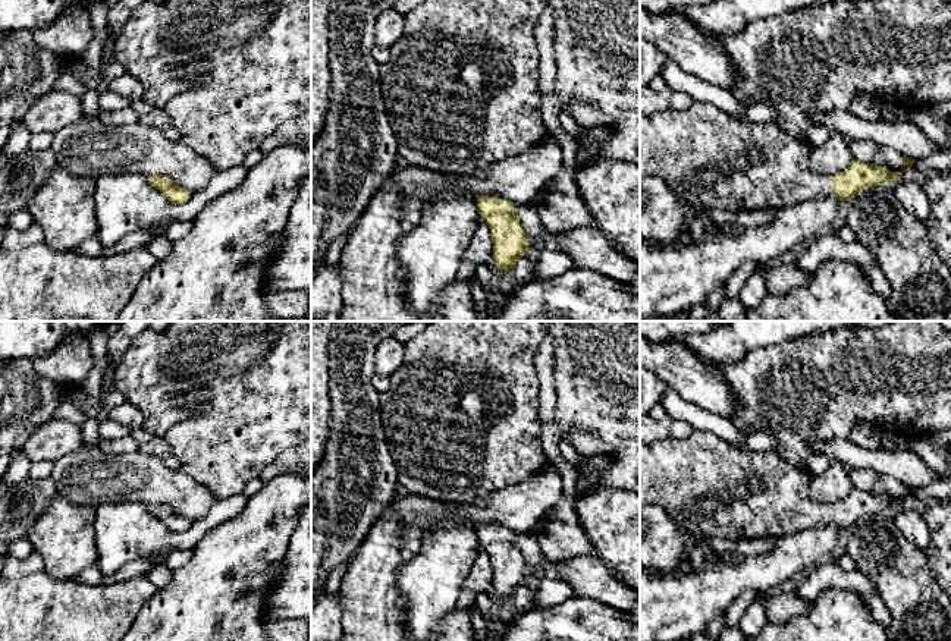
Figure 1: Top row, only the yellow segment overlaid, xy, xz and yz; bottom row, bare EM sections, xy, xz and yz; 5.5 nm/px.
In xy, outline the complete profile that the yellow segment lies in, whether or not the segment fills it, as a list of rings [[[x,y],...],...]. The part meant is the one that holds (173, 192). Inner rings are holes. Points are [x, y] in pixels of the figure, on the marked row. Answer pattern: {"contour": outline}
{"contour": [[[148,176],[148,182],[160,191],[172,204],[183,204],[189,199],[191,192],[175,183],[169,176]]]}

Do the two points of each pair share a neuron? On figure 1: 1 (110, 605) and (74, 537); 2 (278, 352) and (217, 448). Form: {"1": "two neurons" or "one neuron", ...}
{"1": "two neurons", "2": "one neuron"}

